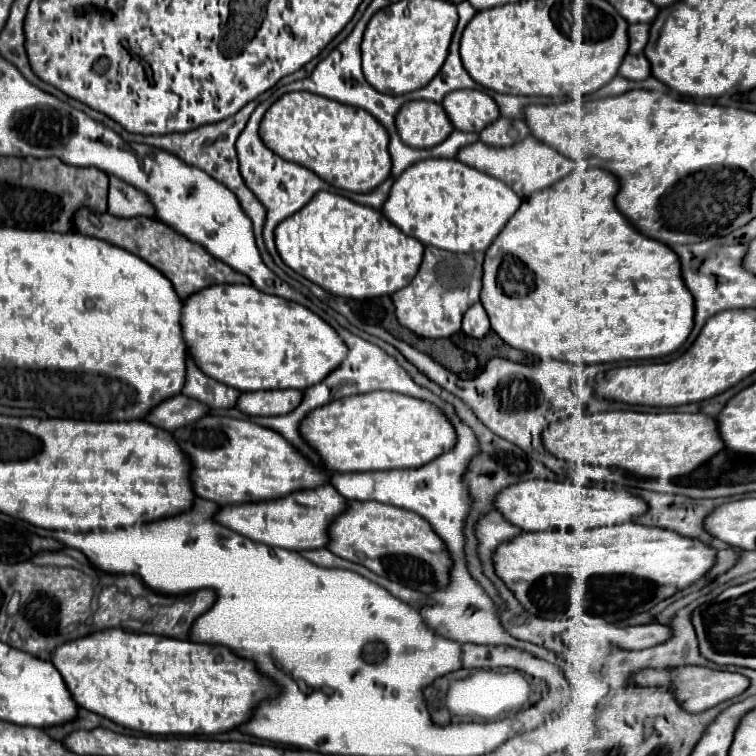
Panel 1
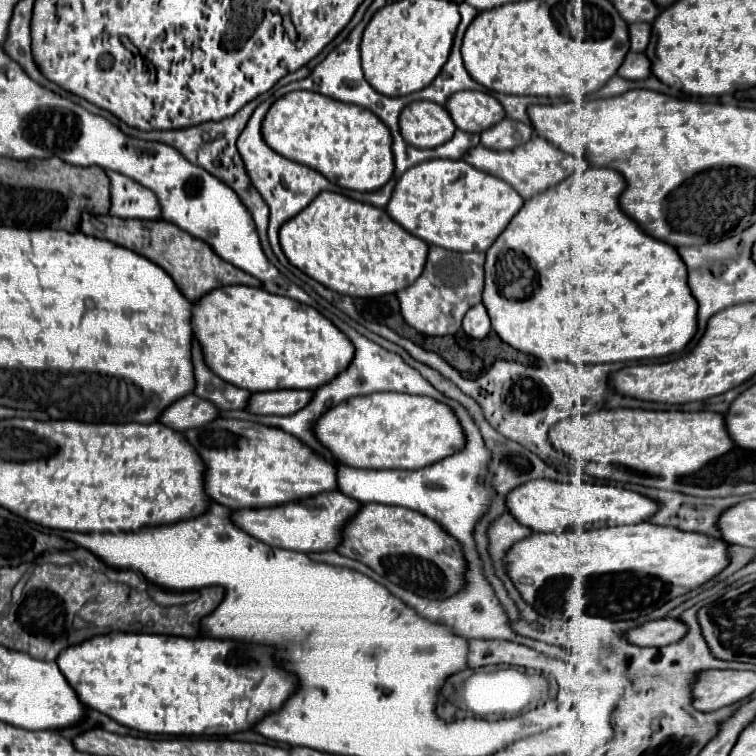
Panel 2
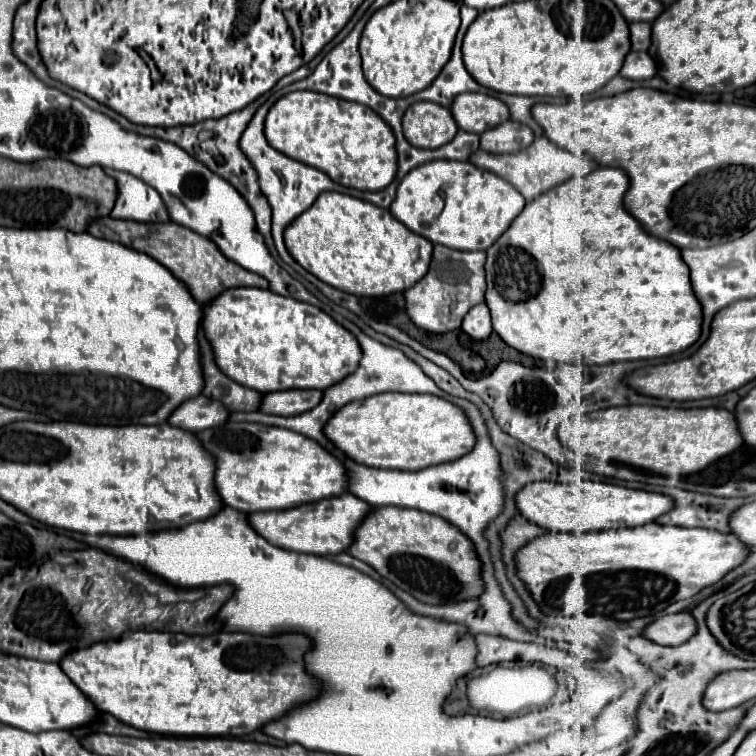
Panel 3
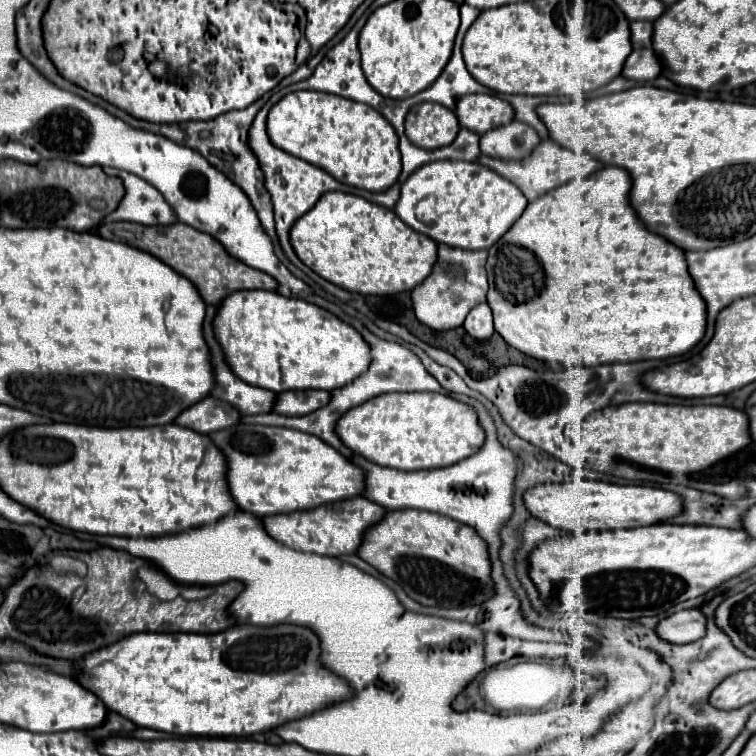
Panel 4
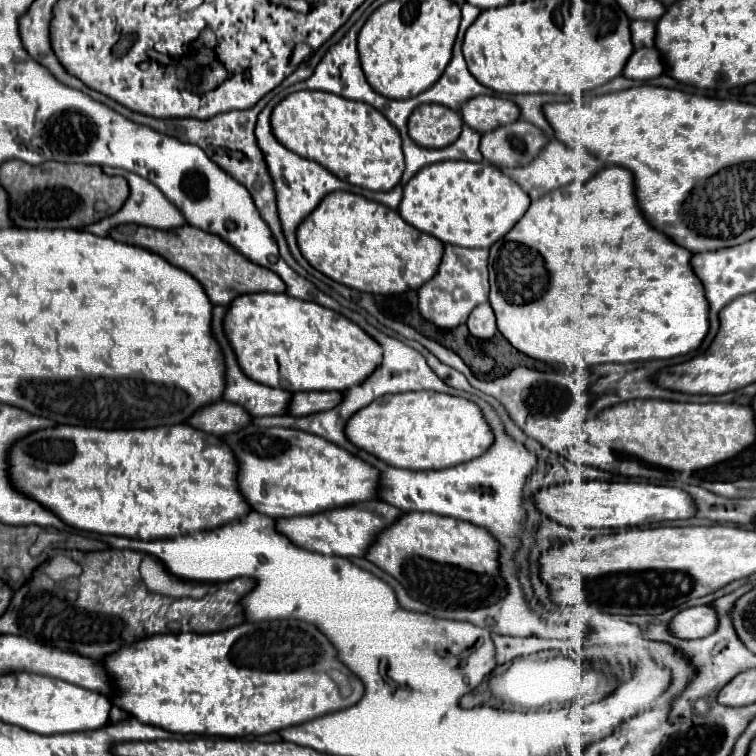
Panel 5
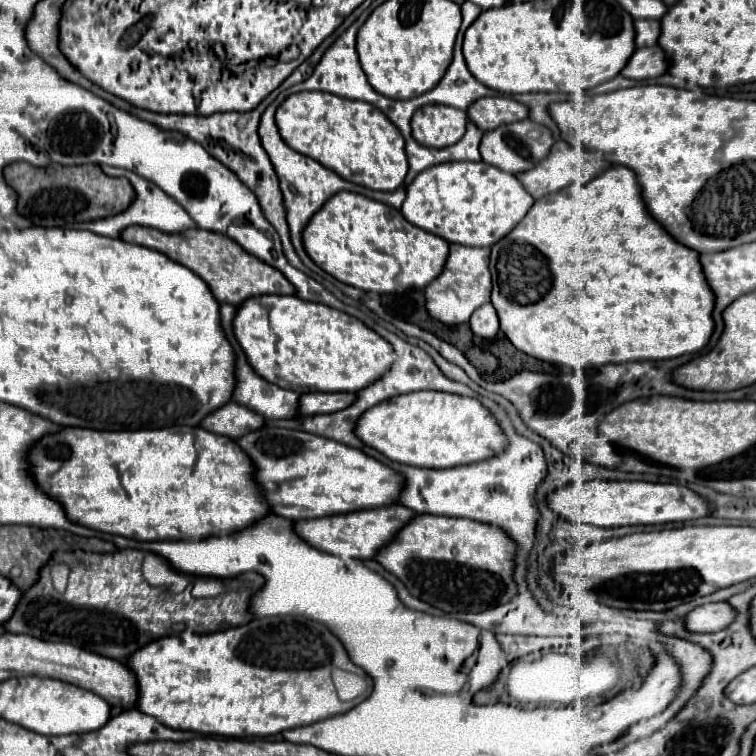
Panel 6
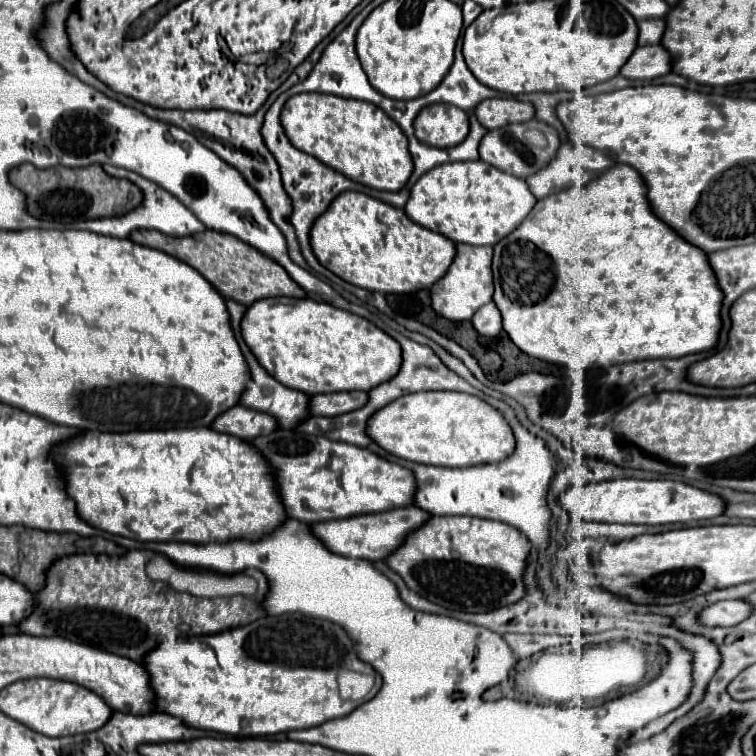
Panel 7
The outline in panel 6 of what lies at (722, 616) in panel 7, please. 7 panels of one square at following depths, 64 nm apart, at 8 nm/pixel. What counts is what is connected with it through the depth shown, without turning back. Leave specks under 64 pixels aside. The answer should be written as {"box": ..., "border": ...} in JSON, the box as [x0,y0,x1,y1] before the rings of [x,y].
{"box":[684,602,734,634],"border":[[[716,602],[716,604],[704,604],[694,608],[684,616],[684,628],[688,632],[696,634],[710,634],[726,628],[734,620],[734,612],[730,604]]]}

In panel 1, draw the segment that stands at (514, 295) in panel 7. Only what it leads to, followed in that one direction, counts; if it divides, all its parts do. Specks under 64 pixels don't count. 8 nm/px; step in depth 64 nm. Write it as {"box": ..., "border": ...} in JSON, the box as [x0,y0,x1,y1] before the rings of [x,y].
{"box":[480,168,694,364],"border":[[[588,168],[588,170],[572,170],[568,176],[558,180],[556,184],[532,194],[526,198],[512,220],[504,226],[500,236],[492,242],[486,250],[484,258],[484,276],[482,276],[482,292],[480,302],[490,316],[492,330],[510,346],[542,356],[542,358],[556,358],[572,364],[598,364],[598,362],[623,362],[633,360],[646,360],[646,358],[662,358],[676,352],[684,340],[688,338],[694,326],[694,300],[688,290],[684,290],[682,276],[680,276],[680,262],[676,254],[666,246],[652,238],[640,234],[614,206],[614,196],[618,192],[618,180],[602,170],[602,168]]]}

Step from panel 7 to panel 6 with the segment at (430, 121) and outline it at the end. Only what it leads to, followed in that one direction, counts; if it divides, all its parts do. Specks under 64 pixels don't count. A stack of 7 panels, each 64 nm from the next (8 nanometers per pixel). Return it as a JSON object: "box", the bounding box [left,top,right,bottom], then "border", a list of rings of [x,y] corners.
{"box":[412,104,466,148],"border":[[[428,104],[412,116],[412,136],[422,146],[444,148],[456,144],[466,132],[466,112],[452,106]]]}

